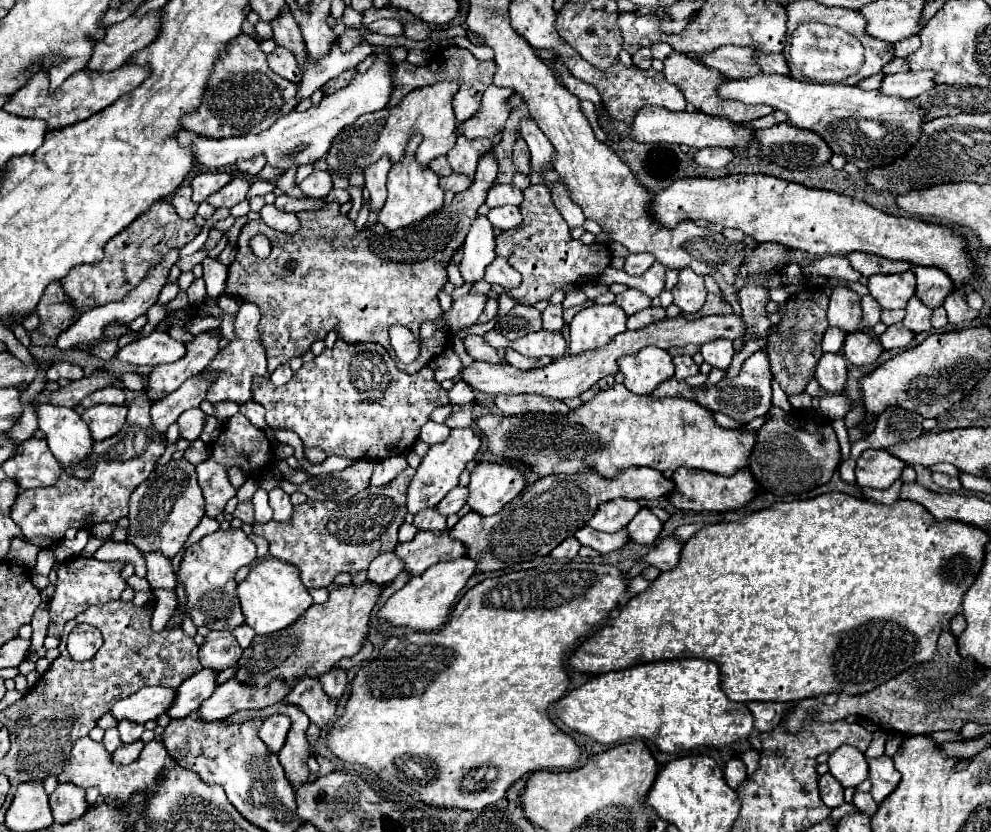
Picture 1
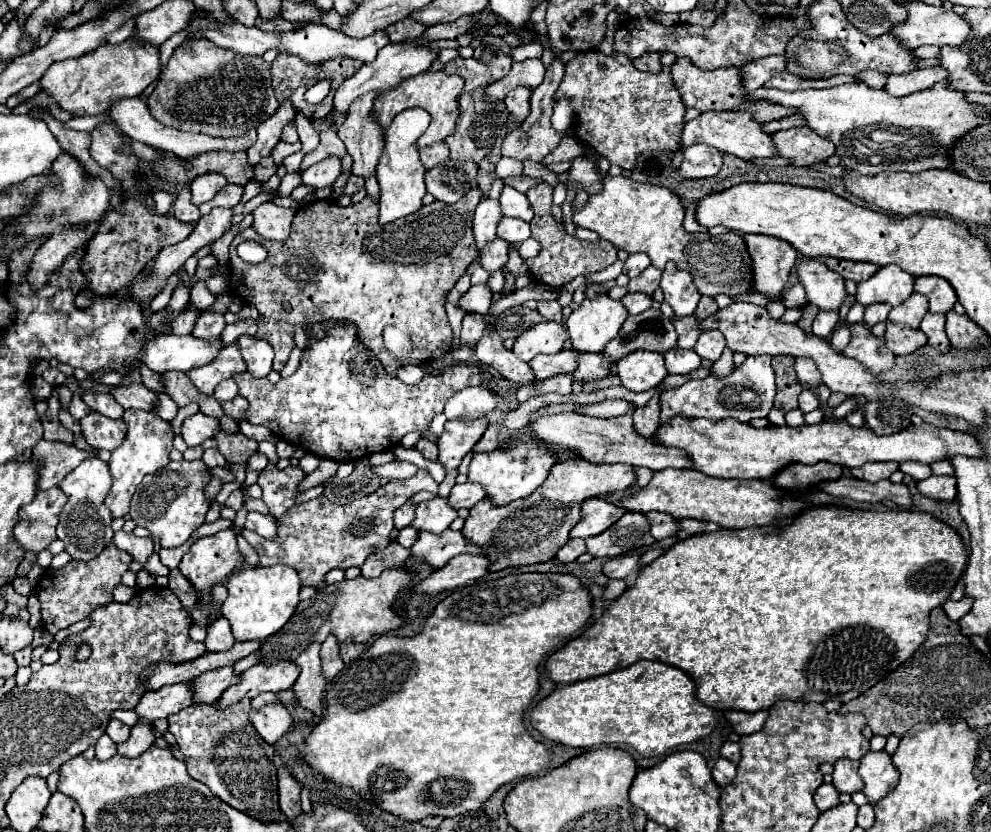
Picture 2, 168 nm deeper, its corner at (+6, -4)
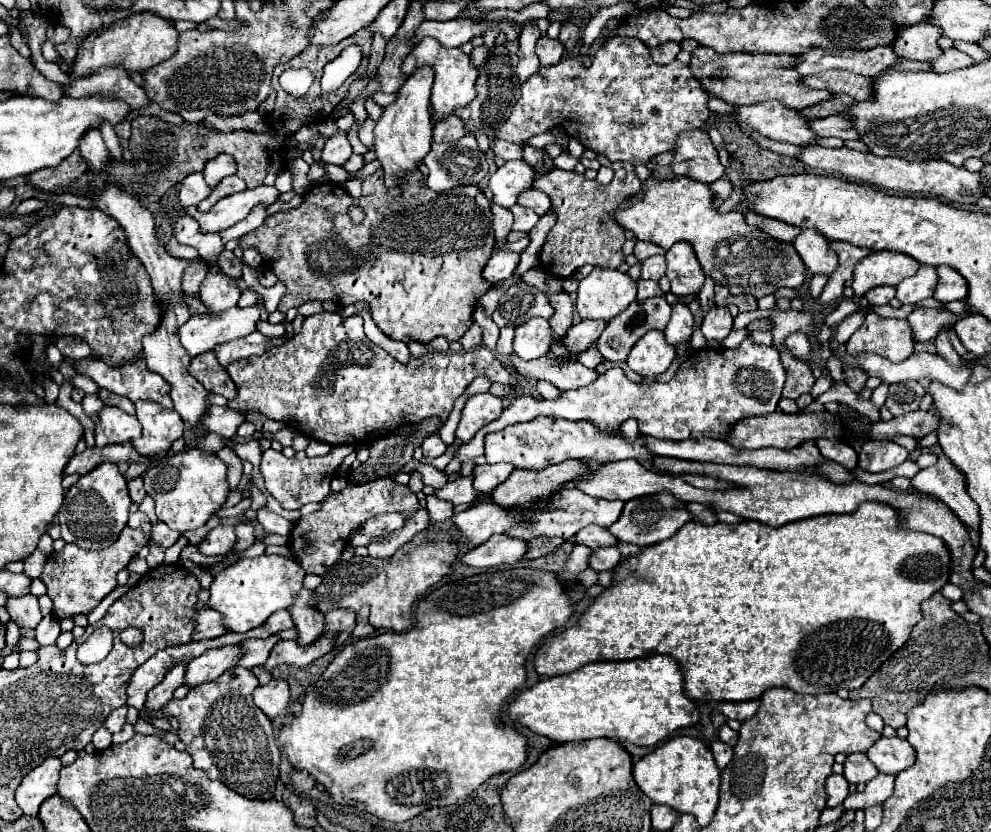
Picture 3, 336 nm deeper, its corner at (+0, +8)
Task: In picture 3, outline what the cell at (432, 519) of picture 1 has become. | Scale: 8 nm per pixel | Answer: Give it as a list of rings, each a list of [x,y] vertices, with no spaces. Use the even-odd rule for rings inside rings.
[[[474,476],[450,480],[444,488],[436,490],[436,498],[448,500],[452,504],[470,504],[480,496],[480,492],[472,486],[472,482],[474,482]]]

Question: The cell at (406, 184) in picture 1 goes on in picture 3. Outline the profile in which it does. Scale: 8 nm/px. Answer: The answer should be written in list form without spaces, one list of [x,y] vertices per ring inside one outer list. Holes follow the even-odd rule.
[[[428,66],[418,68],[414,74],[406,78],[402,88],[398,90],[396,100],[384,108],[382,116],[376,120],[374,128],[374,152],[378,162],[382,164],[386,186],[396,186],[404,180],[402,172],[412,172],[418,168],[418,162],[430,152],[432,142],[432,122],[430,122],[430,88],[434,82],[434,70]]]

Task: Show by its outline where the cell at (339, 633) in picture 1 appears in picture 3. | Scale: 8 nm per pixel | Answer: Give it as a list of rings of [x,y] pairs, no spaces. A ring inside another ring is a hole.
[[[430,524],[418,532],[410,542],[400,546],[390,558],[354,556],[348,562],[338,560],[316,588],[316,606],[322,612],[334,608],[350,608],[358,612],[364,604],[370,604],[370,624],[374,628],[386,628],[404,632],[412,626],[412,606],[432,586],[436,586],[454,564],[460,548],[452,540],[452,534],[442,524]]]

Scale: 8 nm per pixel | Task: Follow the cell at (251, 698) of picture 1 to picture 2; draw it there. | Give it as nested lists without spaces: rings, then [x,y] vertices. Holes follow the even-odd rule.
[[[278,662],[276,666],[252,666],[240,674],[240,682],[232,684],[218,700],[216,708],[224,710],[242,698],[254,698],[262,692],[280,692],[290,690],[296,682],[300,670],[294,662]]]

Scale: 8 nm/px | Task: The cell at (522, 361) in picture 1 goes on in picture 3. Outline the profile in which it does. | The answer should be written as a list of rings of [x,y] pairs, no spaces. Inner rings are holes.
[[[580,320],[578,324],[574,324],[566,338],[562,340],[564,346],[568,350],[572,350],[574,354],[580,354],[584,350],[588,350],[588,346],[592,342],[598,340],[598,336],[602,334],[602,330],[606,328],[606,322],[598,322],[598,320]]]

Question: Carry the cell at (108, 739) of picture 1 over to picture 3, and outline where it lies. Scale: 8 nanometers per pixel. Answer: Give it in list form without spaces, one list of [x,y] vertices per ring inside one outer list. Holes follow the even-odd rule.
[[[104,726],[98,728],[98,730],[94,732],[94,736],[92,736],[92,744],[94,744],[96,750],[106,750],[106,748],[112,744],[112,732],[106,730]]]

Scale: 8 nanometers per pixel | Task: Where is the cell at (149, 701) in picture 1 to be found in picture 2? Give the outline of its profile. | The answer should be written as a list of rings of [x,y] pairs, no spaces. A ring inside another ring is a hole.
[[[188,682],[186,684],[172,684],[172,686],[162,686],[160,690],[150,690],[146,692],[138,706],[134,708],[138,720],[146,722],[154,722],[158,718],[168,718],[170,714],[176,714],[184,708],[188,708],[192,704],[192,696],[188,690]]]

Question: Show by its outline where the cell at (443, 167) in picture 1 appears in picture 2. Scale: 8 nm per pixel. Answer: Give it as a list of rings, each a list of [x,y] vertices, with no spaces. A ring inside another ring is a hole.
[[[440,142],[440,146],[428,146],[420,150],[420,160],[426,170],[432,170],[434,166],[448,160],[448,146],[444,146],[444,142]]]

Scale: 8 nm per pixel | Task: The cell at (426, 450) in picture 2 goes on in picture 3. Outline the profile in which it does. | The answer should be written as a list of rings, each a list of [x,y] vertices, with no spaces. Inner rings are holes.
[[[432,434],[432,436],[428,436],[424,440],[422,452],[424,452],[426,458],[438,458],[438,456],[442,456],[446,452],[446,444],[440,440],[438,434]]]

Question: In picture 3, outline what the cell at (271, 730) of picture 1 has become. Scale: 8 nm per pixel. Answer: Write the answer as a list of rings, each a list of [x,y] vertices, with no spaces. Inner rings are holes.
[[[272,678],[268,684],[254,690],[254,704],[268,716],[276,718],[286,712],[290,700],[288,682],[284,678]]]

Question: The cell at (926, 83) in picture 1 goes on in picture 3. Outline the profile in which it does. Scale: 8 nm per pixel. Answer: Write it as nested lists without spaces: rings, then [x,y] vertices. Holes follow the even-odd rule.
[[[946,50],[938,60],[930,64],[934,72],[950,72],[950,70],[960,70],[960,68],[970,68],[974,66],[974,60],[960,50]]]

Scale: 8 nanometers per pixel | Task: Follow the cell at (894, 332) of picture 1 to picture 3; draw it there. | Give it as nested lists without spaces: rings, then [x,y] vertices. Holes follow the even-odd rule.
[[[964,304],[962,314],[952,314],[946,308],[914,308],[912,314],[908,316],[908,322],[912,328],[914,340],[928,342],[928,340],[934,340],[940,330],[944,330],[946,326],[952,328],[958,320],[962,320],[968,314],[970,314],[968,304]]]

